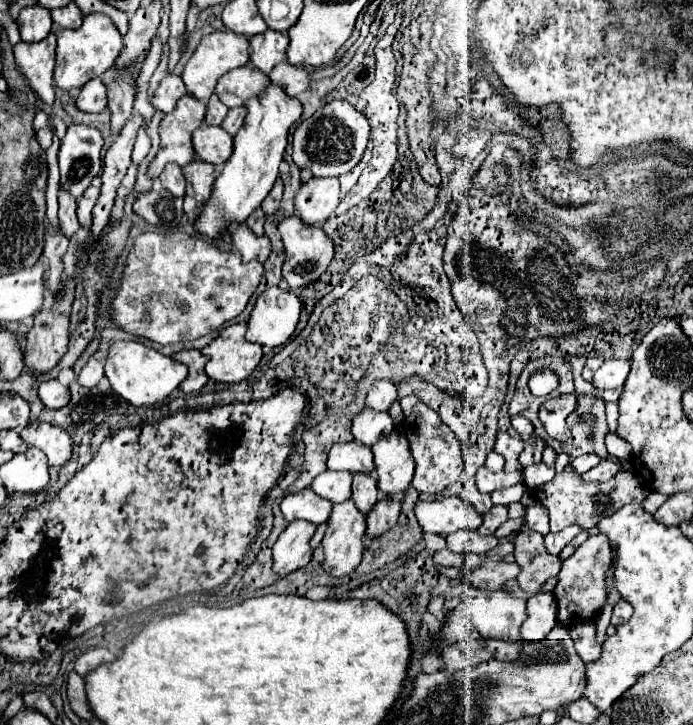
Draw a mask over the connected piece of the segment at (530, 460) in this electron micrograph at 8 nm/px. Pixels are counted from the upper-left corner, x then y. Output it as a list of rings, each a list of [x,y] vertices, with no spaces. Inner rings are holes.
[[[535,438],[533,442],[527,442],[527,444],[525,444],[525,450],[523,450],[521,456],[519,456],[521,466],[525,468],[527,464],[539,464],[539,462],[541,462],[543,448],[545,448],[545,442],[543,442],[541,438]]]

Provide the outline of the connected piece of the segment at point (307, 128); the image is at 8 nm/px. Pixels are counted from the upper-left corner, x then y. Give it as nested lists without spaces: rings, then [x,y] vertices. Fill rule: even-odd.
[[[333,100],[303,120],[293,134],[293,162],[299,168],[311,166],[313,176],[343,176],[351,172],[367,146],[369,122],[347,100]]]

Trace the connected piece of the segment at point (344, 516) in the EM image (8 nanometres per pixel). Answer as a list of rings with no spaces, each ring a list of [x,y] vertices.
[[[353,500],[335,504],[321,540],[323,570],[335,578],[349,576],[361,562],[365,536],[365,518],[357,512]]]

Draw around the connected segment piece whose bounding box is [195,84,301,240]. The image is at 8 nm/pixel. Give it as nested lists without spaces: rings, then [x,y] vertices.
[[[271,84],[265,96],[249,100],[249,104],[245,106],[247,116],[241,130],[235,134],[235,150],[231,158],[223,164],[221,174],[213,182],[211,198],[205,202],[199,218],[195,220],[195,232],[207,236],[209,240],[223,238],[231,224],[245,224],[251,212],[261,206],[279,174],[279,164],[287,148],[289,128],[301,116],[301,104],[295,98],[289,98],[275,84]]]

